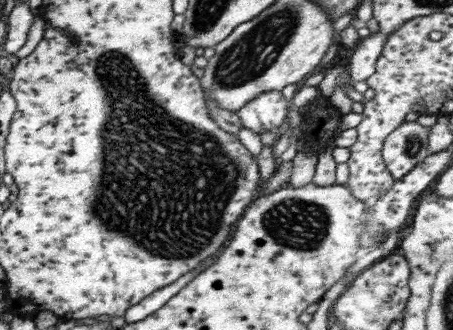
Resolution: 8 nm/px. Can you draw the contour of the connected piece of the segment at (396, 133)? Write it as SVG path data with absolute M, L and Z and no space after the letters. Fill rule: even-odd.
M421 114L415 121L402 122L385 137L381 156L394 181L428 155L427 128L435 124L436 118L434 114Z

